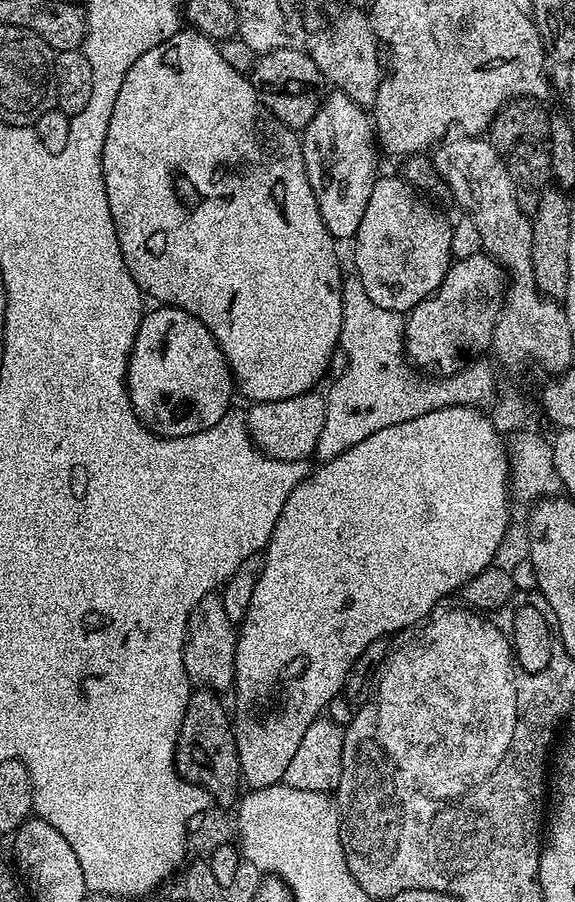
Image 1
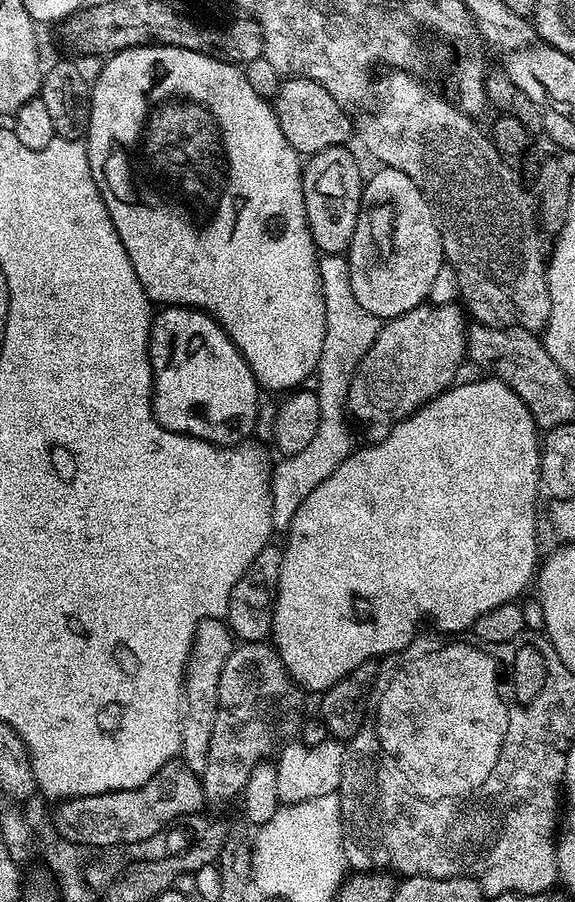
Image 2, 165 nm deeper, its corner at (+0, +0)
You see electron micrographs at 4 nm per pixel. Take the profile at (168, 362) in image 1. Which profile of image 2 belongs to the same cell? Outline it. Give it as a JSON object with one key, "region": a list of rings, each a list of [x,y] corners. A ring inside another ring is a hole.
{"region":[[[164,306],[153,315],[152,338],[148,342],[148,358],[152,361],[152,415],[167,432],[180,432],[184,436],[196,436],[199,440],[213,442],[223,441],[224,435],[235,426],[239,420],[248,420],[256,412],[256,399],[262,395],[250,366],[242,358],[242,354],[234,346],[234,342],[222,330],[222,326],[213,316],[208,316],[199,308],[185,308],[183,306]]]}

